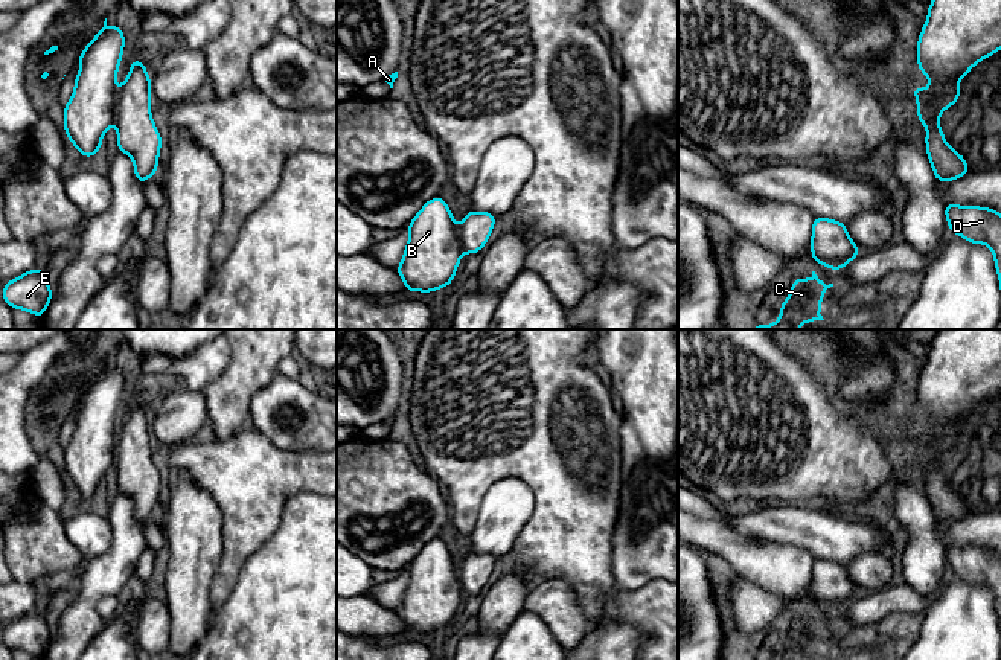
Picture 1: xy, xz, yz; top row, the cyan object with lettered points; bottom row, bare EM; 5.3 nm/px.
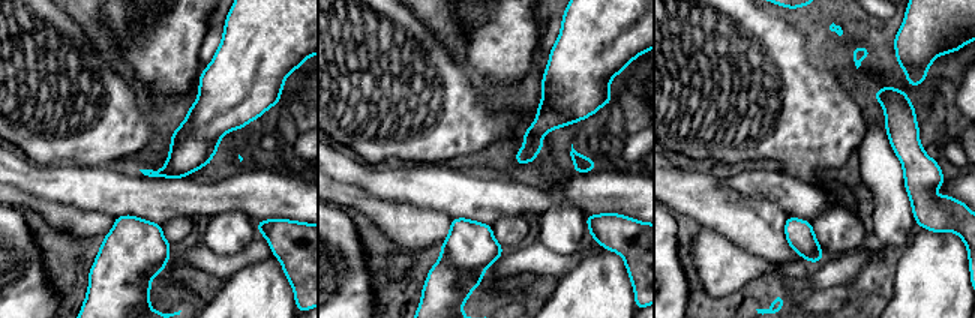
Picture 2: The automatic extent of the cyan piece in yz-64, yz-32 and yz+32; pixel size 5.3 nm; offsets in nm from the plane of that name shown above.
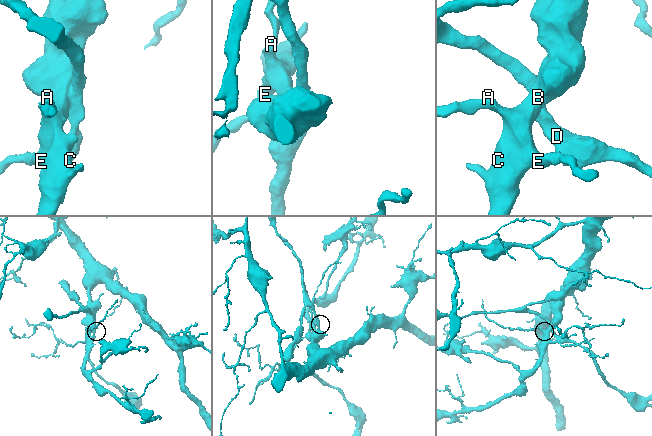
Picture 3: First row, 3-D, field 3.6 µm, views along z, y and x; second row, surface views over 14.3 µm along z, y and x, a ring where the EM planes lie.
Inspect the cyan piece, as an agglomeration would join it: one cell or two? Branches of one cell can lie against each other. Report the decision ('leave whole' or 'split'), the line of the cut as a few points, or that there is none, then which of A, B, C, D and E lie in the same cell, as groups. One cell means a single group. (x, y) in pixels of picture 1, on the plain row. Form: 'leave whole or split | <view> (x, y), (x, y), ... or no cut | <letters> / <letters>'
split | xy (118, 433), (113, 464) | A B C E / D

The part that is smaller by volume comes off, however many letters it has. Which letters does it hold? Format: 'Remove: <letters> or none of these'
Remove: D

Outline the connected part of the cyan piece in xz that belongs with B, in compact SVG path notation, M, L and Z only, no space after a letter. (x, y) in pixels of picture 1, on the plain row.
M442 537L424 546L408 564L410 579L401 607L404 633L431 634L449 628L462 599L462 585L453 553Z

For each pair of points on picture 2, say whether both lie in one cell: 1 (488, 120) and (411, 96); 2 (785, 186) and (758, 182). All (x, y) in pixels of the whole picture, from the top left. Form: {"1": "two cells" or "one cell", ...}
{"1": "one cell", "2": "one cell"}

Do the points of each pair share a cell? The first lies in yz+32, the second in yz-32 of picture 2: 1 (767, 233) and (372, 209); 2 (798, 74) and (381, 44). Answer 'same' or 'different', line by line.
1: same
2: same

